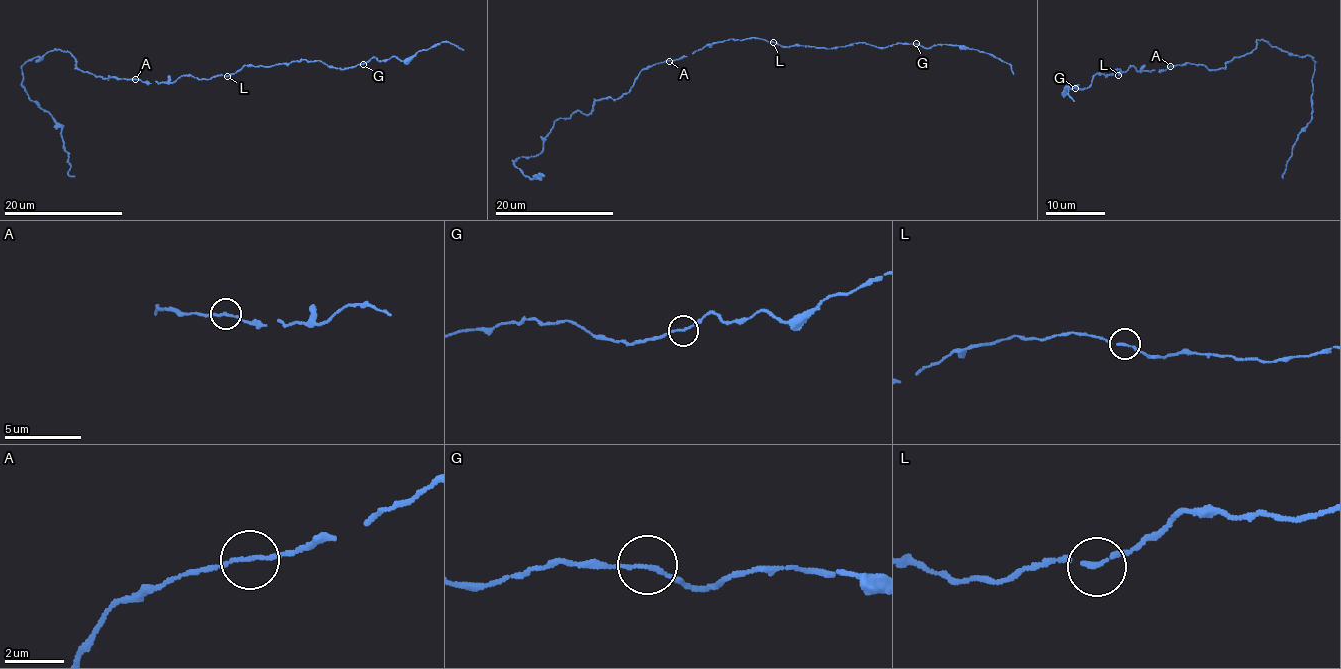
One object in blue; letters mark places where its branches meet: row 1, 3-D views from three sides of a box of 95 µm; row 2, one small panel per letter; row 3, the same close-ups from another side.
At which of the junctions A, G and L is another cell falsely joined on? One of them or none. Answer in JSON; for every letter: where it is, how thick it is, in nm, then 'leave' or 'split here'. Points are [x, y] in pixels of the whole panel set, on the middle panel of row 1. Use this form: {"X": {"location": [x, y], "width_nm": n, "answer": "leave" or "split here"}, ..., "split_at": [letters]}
{"A": {"location": [669, 61], "width_nm": 130, "answer": "leave"}, "G": {"location": [916, 43], "width_nm": 130, "answer": "leave"}, "L": {"location": [773, 42], "width_nm": 130, "answer": "leave"}, "split_at": []}

